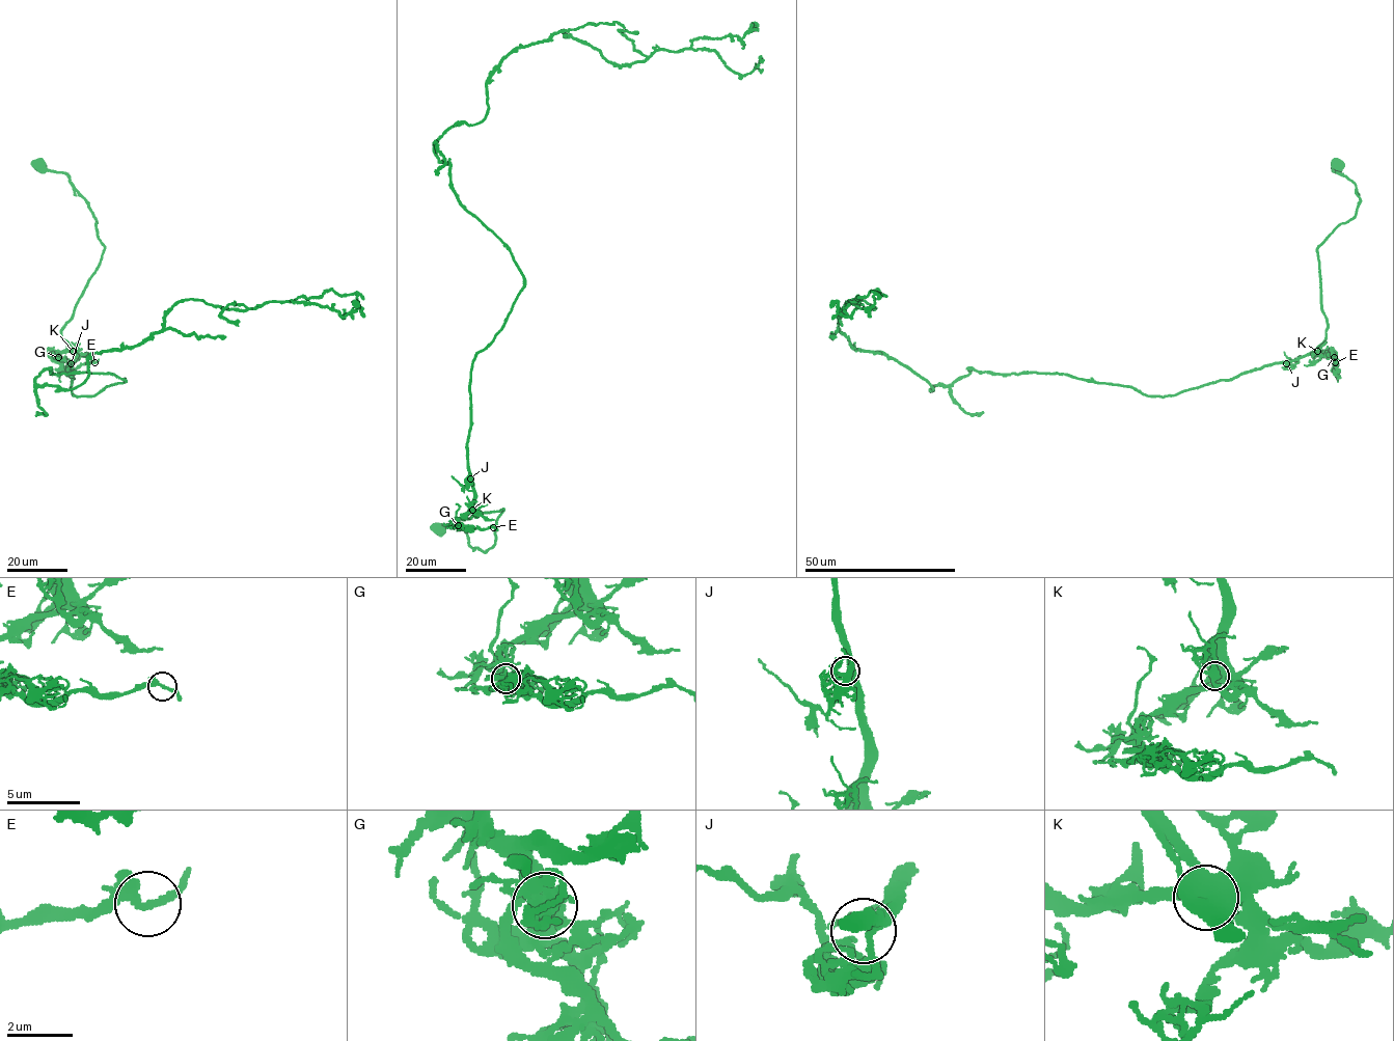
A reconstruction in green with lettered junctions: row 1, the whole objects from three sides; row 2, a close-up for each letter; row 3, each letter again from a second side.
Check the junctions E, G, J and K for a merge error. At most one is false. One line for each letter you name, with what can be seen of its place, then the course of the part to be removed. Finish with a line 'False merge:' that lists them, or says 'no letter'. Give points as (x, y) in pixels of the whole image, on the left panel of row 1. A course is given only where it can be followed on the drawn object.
G: Place: (58, 357). Course of the part to remove: (58, 356), (66, 371), (98, 359)
False merge: G

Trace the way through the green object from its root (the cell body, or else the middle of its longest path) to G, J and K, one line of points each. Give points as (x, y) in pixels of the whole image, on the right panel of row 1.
G: (1337, 165), (1333, 170), (1355, 185), (1360, 202), (1317, 248), (1328, 324), (1319, 348), (1334, 356)
J: (1337, 165), (1333, 170), (1355, 185), (1360, 202), (1356, 214), (1317, 248), (1326, 338), (1312, 351), (1286, 363)
K: (1337, 165), (1333, 170), (1355, 185), (1360, 202), (1356, 214), (1317, 248), (1320, 306), (1328, 324), (1317, 351)

